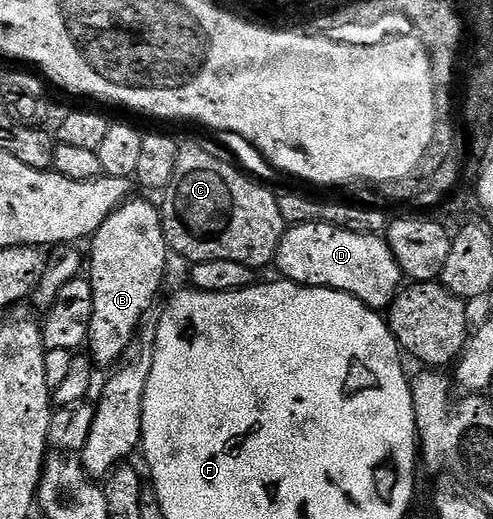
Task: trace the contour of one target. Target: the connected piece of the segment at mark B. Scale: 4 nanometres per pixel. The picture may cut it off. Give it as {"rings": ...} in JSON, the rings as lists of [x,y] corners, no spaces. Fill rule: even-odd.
{"rings":[[[139,196],[123,202],[123,204],[121,204],[120,207],[104,221],[102,228],[98,228],[98,232],[92,235],[90,245],[92,245],[92,274],[90,273],[90,281],[92,283],[92,291],[94,292],[94,316],[90,320],[90,332],[88,333],[86,350],[97,367],[110,366],[109,368],[112,368],[124,358],[127,351],[131,348],[131,344],[136,338],[140,323],[143,318],[147,316],[148,312],[153,309],[154,304],[152,304],[152,301],[155,300],[156,293],[159,292],[160,285],[164,282],[164,269],[168,266],[170,251],[168,248],[168,241],[164,235],[164,225],[160,219],[160,210],[158,209],[157,203],[155,206],[154,203],[147,202],[146,199],[139,198]]]}

